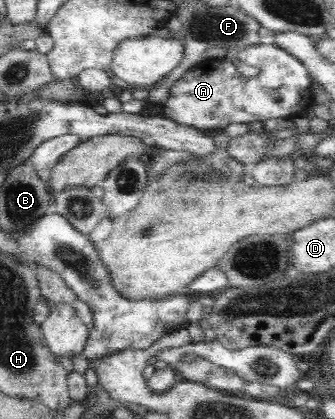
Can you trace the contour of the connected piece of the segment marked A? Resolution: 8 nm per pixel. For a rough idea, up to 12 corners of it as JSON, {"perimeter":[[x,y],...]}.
{"perimeter":[[271,41],[204,59],[162,116],[213,134],[291,120],[311,74]]}

